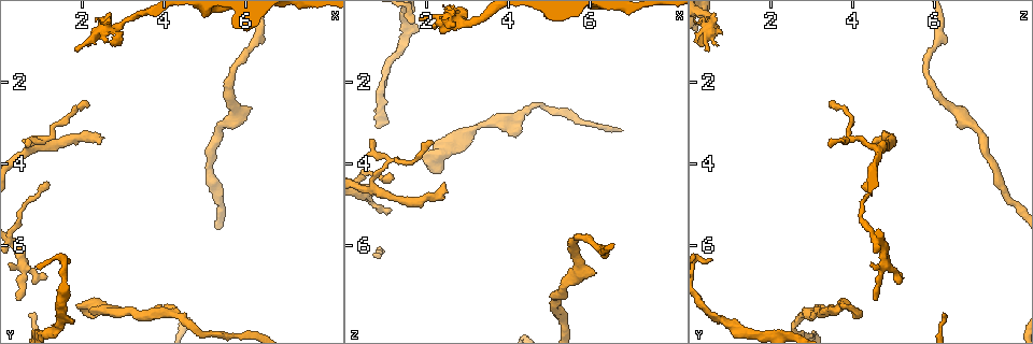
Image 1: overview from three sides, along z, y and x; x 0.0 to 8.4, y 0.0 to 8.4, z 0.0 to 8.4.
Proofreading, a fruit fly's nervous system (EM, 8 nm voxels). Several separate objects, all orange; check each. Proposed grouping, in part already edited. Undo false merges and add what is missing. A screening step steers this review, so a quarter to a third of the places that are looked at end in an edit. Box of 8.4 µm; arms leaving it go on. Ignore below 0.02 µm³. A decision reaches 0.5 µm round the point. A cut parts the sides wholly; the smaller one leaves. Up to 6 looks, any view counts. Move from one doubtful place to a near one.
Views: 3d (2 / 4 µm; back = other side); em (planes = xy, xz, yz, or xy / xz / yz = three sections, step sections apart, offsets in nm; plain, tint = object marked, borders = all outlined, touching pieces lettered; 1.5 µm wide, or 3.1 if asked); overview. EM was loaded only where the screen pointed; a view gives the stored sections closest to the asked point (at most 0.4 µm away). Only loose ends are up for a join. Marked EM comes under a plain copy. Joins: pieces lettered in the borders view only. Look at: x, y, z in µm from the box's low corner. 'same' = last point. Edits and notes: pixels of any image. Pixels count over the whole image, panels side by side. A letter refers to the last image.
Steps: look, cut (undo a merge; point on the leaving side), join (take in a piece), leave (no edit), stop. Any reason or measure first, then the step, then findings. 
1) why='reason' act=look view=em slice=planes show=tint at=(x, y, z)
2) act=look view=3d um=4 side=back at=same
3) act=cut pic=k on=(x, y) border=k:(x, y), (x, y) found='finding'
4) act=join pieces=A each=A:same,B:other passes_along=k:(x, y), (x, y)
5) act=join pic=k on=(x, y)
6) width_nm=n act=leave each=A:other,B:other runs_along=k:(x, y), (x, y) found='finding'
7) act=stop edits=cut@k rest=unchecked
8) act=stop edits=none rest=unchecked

why='thick turns thin' act=look view=3d um=4 at=(4.25, 7.75, 2.75)

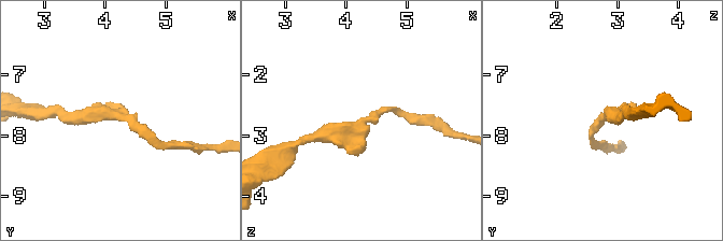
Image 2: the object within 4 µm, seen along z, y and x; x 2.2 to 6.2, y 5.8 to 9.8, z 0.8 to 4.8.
act=look view=em slice=planes show=borders at=(4.25, 7.75, 2.80)

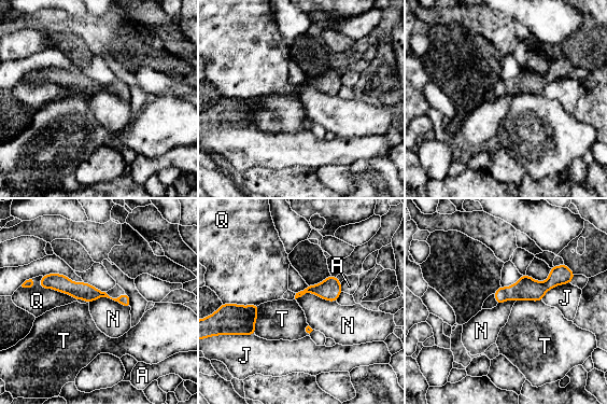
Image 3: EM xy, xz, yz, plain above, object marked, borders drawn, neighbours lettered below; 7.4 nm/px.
longest_contact=Q:320nm act=leave each=A:other,J:other,N:other,Q:other,T:other runs_along=3:(44, 278), (127, 304) found='continuous, no second neuron'

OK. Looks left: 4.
why='branch stops here' act=look view=em slice=yz step=8 show=tint at=(1.10, 6.75, 5.10)

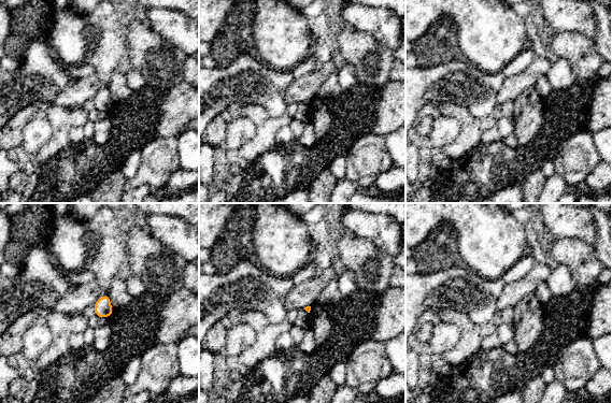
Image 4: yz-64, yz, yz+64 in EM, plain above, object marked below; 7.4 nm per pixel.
act=look view=em slice=planes show=borders at=same

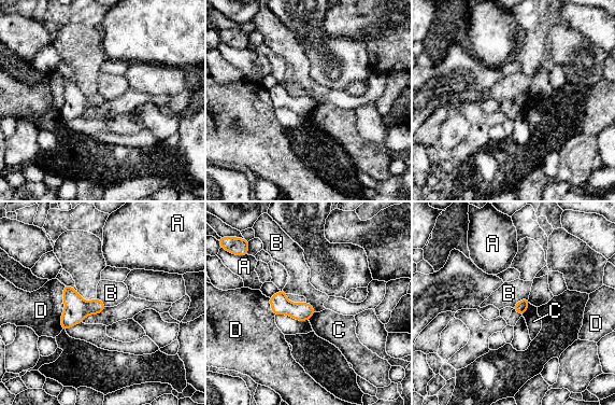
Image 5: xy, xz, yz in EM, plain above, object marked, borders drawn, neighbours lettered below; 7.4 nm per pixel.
act=leave each=A:other,B:other,C:other,D:other border=5:(528, 297), (519, 299), (512, 307) found='no lettered piece goes on from it'

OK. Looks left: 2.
act=stop edits=none rest=unchecked

